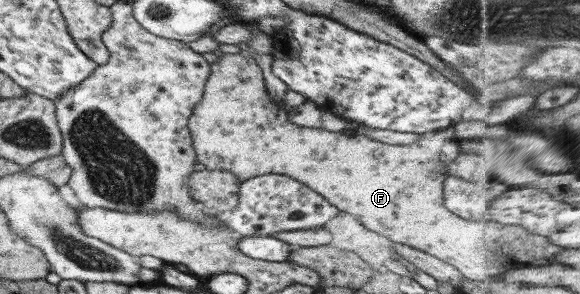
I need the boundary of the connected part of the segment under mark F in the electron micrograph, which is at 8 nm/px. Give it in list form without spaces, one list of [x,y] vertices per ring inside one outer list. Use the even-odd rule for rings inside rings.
[[[250,51],[223,54],[209,64],[209,69],[202,97],[194,105],[187,121],[196,163],[204,165],[204,169],[230,171],[238,182],[270,173],[288,175],[322,195],[336,209],[352,215],[369,231],[388,238],[393,245],[412,247],[435,257],[448,255],[455,249],[462,249],[477,259],[484,257],[480,243],[484,229],[475,221],[454,215],[443,204],[442,183],[449,175],[447,164],[463,151],[454,141],[452,125],[420,134],[420,138],[406,145],[380,143],[359,132],[330,132],[323,128],[302,127],[288,120],[289,107],[270,100],[262,69]]]

